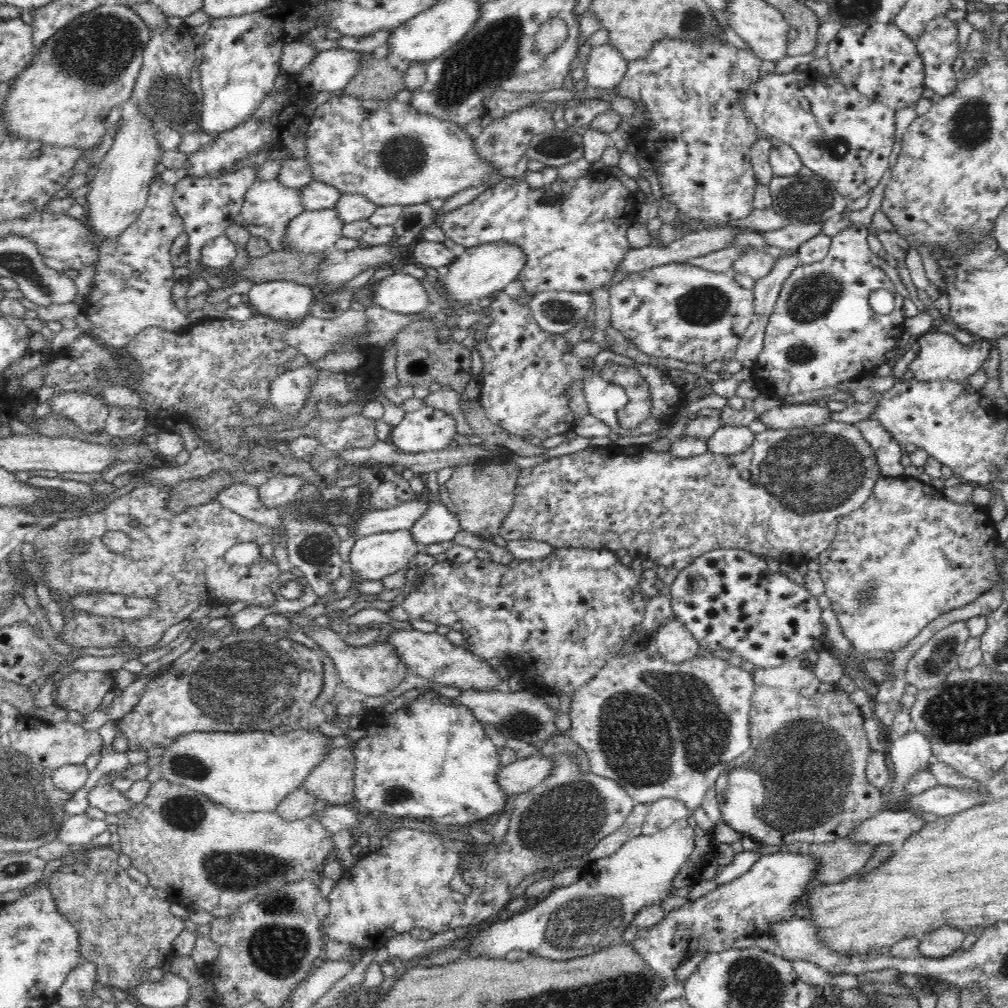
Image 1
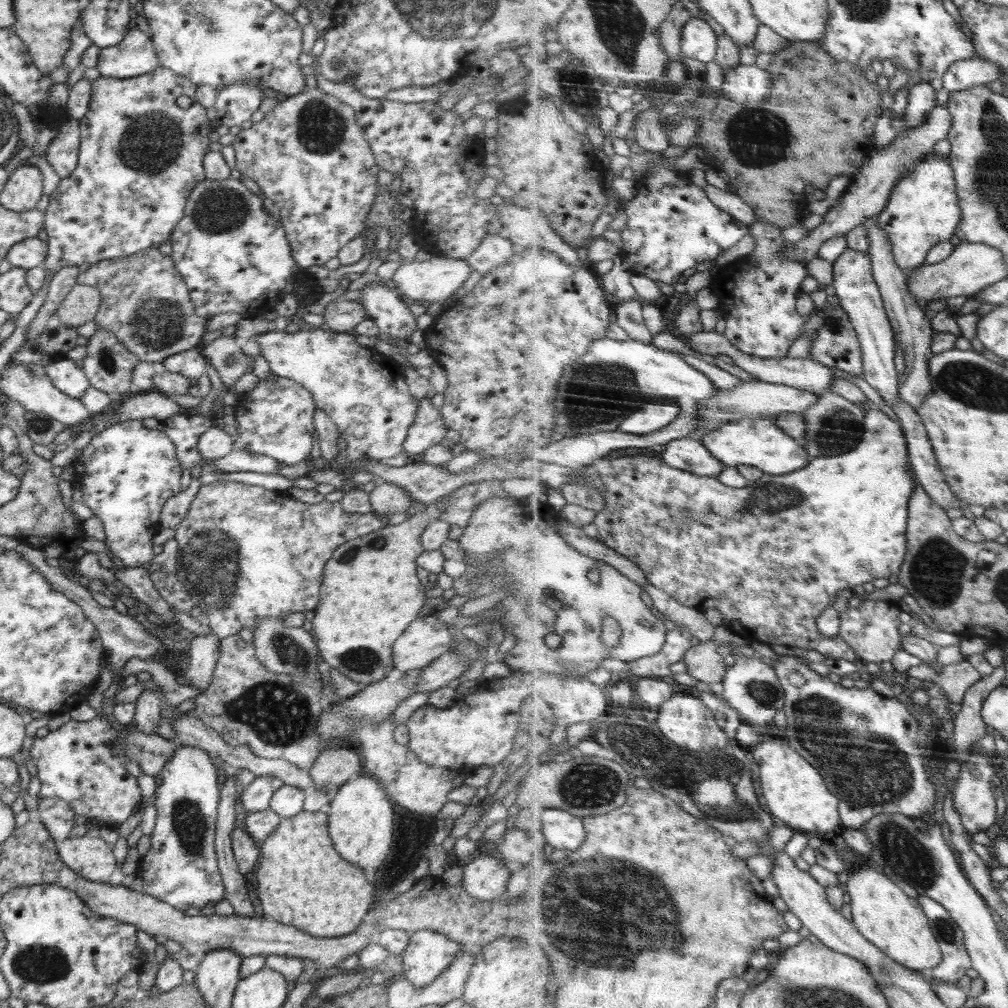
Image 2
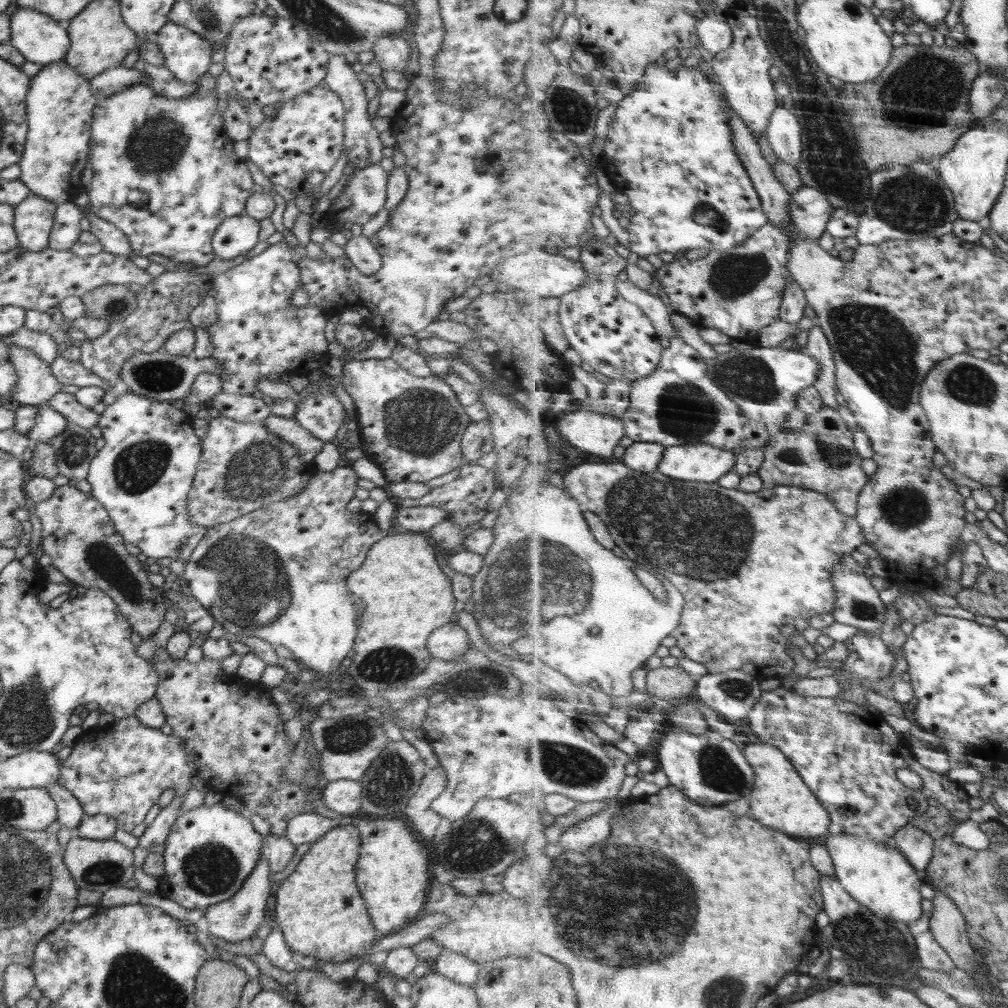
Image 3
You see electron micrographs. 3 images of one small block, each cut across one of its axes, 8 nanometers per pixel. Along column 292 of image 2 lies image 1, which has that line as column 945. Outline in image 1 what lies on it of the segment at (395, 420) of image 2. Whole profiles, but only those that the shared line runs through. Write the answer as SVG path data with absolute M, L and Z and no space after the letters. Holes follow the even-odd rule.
M936 329L924 333L915 340L920 344L920 350L915 359L907 366L907 370L912 372L914 379L922 382L949 380L962 384L968 383L970 376L974 376L978 370L983 370L982 366L988 360L990 349L994 346L993 342L977 337L970 344L962 344L952 334L943 333Z

